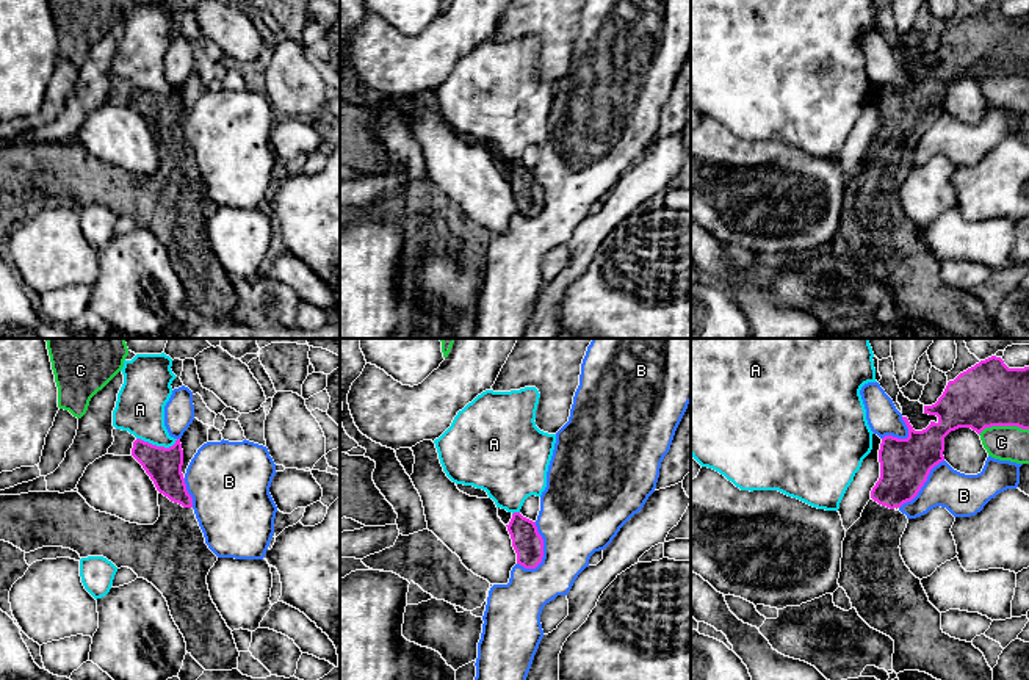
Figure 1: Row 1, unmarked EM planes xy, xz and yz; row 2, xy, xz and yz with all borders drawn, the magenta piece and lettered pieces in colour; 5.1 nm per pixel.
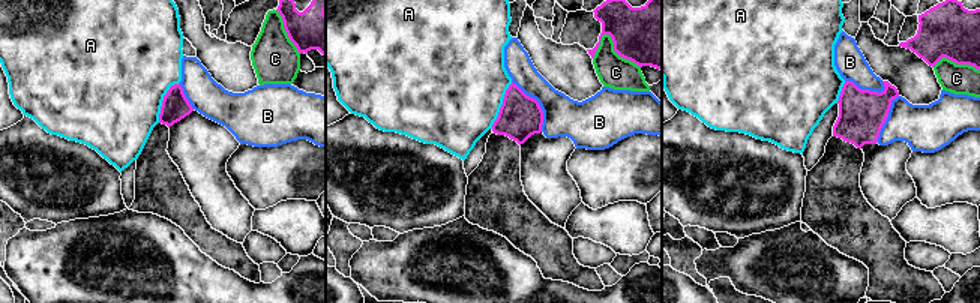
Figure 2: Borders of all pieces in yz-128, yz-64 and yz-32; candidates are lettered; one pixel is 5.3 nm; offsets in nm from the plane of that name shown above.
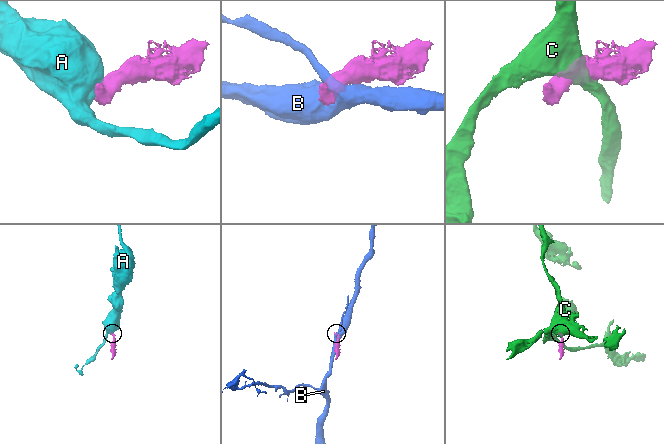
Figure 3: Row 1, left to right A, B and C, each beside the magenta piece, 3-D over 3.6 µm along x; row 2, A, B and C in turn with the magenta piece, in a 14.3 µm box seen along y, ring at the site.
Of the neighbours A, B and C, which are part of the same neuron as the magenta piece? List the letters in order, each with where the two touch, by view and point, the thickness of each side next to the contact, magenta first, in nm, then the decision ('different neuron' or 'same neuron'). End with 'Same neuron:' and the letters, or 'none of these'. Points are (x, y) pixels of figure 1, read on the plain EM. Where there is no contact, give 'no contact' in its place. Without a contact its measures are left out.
A: contact xy (155, 94); calibres 180 and 260 nm; different neuron
B: contact xz (542, 199); calibres 160 and 400 nm; different neuron
C: contact yz (1003, 74); calibres 340 and 180 nm; different neuron
Same neuron: none of these

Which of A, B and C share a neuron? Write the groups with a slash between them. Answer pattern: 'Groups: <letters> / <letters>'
Groups: A / B / C

